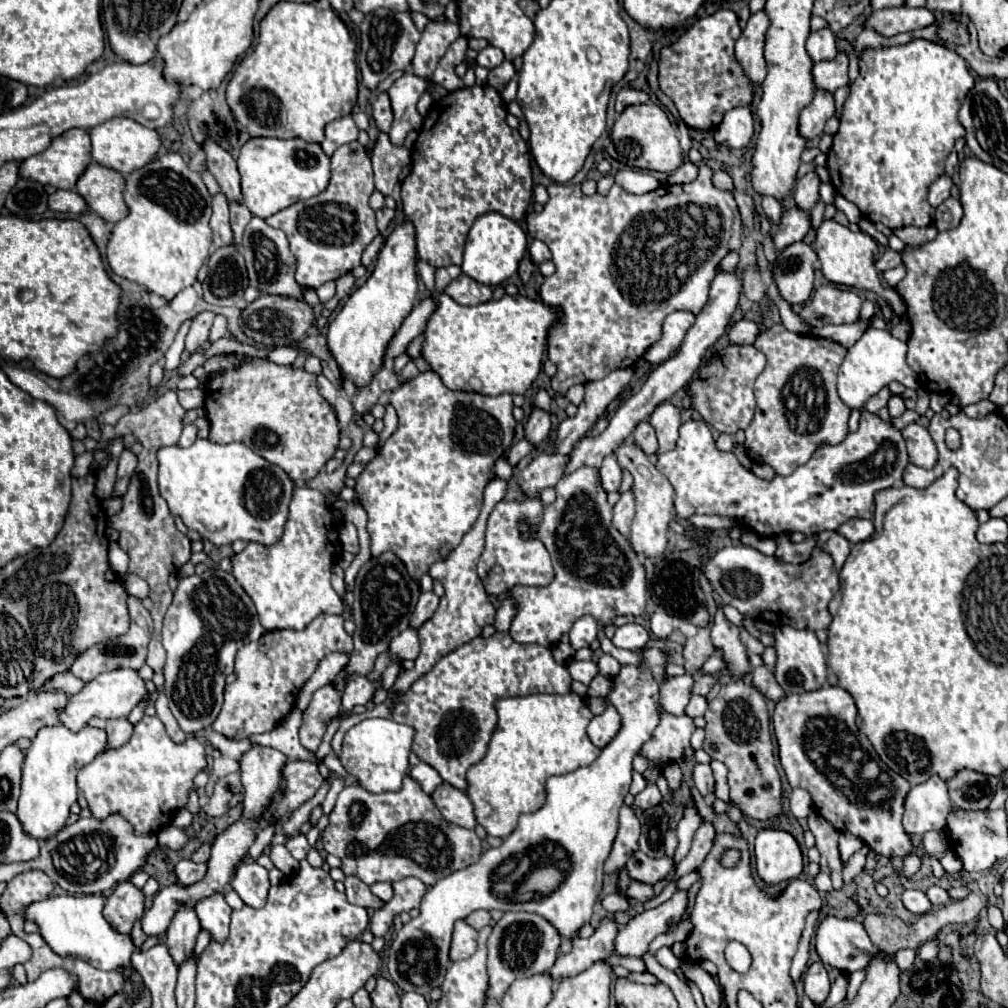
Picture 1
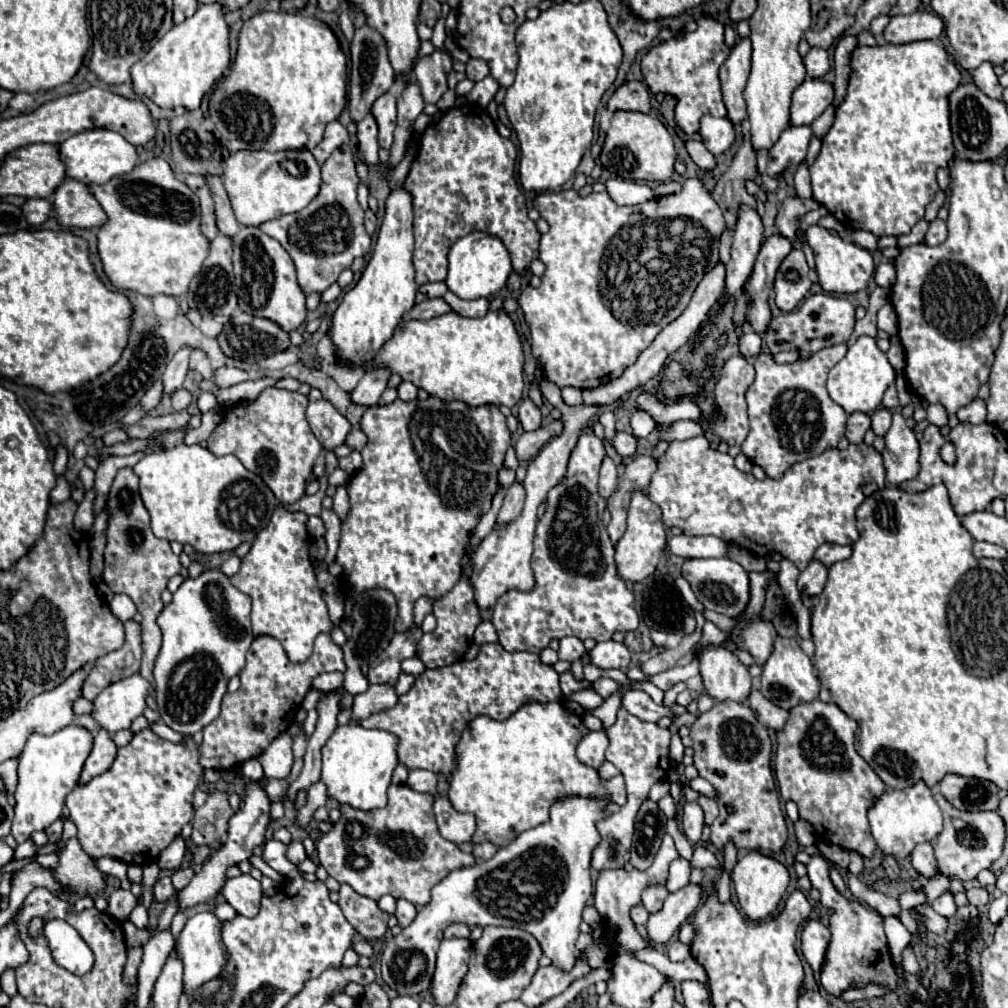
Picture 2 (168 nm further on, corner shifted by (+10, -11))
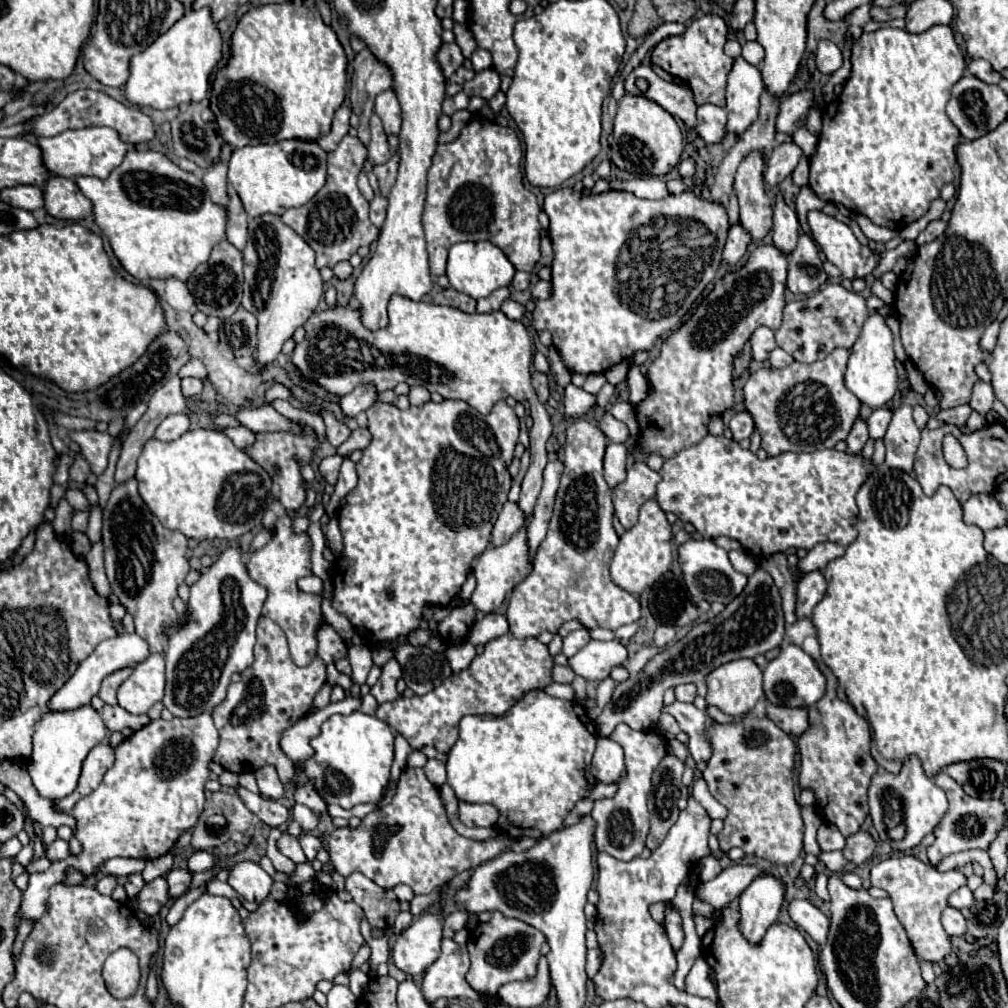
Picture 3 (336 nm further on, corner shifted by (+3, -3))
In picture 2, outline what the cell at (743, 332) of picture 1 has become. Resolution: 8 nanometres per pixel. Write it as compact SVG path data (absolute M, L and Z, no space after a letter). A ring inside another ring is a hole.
M745 332L739 338L739 350L745 358L755 358L761 352L761 344L763 344L763 340L757 332Z

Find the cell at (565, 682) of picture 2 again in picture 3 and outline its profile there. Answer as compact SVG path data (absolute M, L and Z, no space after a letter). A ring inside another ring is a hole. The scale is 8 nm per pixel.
M558 664L554 666L554 680L556 682L568 682L570 684L574 680L574 676L576 674L574 674L574 670L570 666L558 666Z

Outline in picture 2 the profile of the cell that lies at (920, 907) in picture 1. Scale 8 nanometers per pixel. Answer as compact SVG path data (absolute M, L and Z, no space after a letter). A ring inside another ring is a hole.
M919 906L917 910L923 912L923 918L925 918L925 924L929 928L929 932L933 934L945 934L947 928L949 928L949 922L945 916L939 916L931 906Z

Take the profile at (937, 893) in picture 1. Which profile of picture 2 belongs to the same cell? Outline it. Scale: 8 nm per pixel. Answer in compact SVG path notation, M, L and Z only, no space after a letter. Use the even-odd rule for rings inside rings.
M947 892L947 894L939 896L931 906L933 906L933 910L935 910L937 914L941 914L941 916L945 916L945 918L953 916L953 914L955 914L955 910L957 910L957 904L955 904L955 900L953 900L953 894L951 894L951 892Z

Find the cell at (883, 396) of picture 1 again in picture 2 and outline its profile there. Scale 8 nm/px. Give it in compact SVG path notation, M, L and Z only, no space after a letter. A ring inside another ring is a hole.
M863 412L851 414L849 420L847 420L847 434L845 434L847 440L851 444L861 444L869 426L871 426L871 416L869 414L863 414Z

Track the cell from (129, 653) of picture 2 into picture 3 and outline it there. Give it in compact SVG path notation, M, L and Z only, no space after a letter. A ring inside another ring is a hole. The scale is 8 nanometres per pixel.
M122 668L122 670L116 670L112 674L108 674L104 680L102 680L102 688L98 692L98 696L106 702L106 704L116 704L116 690L118 686L132 674L134 668Z

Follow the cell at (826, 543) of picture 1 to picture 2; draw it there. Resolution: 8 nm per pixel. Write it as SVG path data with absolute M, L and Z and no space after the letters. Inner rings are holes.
M811 560L809 566L799 574L799 590L803 596L807 598L817 598L823 588L825 588L825 582L827 582L827 568L817 562L817 560Z

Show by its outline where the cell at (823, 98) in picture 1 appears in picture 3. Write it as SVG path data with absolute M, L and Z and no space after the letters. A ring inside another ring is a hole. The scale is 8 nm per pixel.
M784 142L776 146L770 154L770 160L766 162L764 180L768 186L778 186L786 176L794 172L802 158L802 148L796 146L796 142Z

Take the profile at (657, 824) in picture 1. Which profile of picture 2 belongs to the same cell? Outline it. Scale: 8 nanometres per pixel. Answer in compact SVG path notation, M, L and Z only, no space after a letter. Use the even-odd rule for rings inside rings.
M645 800L639 808L635 822L635 836L631 846L631 864L637 870L647 870L653 864L653 858L665 836L665 814L659 810L657 802Z

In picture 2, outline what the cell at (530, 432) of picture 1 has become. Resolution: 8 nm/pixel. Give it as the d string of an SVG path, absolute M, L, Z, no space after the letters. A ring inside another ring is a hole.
M525 398L521 402L517 418L519 418L523 430L537 430L541 426L541 410L529 398Z

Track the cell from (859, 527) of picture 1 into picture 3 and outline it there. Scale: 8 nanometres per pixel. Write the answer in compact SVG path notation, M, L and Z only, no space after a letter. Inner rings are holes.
M822 542L822 544L814 546L814 548L806 554L806 558L800 560L796 572L806 574L806 572L810 572L810 570L824 570L826 564L828 564L830 560L840 558L844 552L846 552L846 548L840 546L840 544L834 544L834 542Z

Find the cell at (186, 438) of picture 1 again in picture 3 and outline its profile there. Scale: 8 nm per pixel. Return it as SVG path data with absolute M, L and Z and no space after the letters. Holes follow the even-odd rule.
M262 404L258 408L242 408L234 414L234 418L252 432L274 432L274 430L290 430L298 432L298 426L290 424L288 418L280 416L270 404Z

